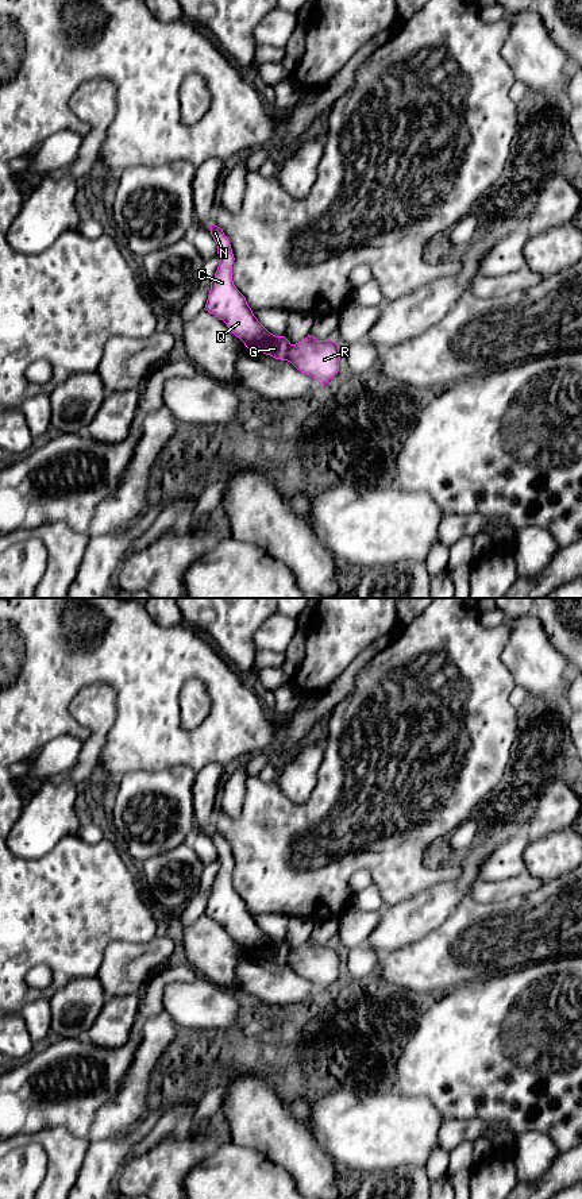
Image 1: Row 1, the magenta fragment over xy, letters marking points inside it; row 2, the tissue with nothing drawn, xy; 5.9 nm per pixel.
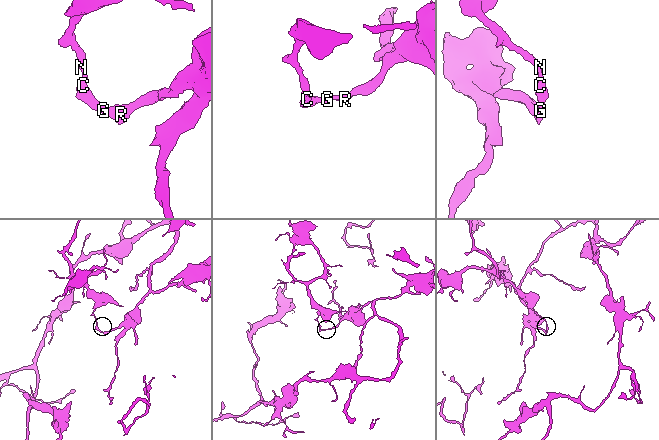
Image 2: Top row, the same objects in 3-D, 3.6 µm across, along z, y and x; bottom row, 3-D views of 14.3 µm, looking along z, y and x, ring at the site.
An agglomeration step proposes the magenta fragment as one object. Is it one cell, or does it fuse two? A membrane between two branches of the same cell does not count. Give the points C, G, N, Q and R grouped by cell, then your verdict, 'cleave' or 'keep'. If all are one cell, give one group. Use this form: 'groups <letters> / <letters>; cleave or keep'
groups C G N Q / R; cleave

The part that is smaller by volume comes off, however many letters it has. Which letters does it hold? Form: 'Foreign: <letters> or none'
Foreign: C, G, N, Q

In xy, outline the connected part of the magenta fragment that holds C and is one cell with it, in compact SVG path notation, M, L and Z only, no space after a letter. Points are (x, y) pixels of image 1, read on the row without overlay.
M211 829L209 834L217 849L220 868L211 887L204 914L223 925L247 953L286 965L290 947L285 941L270 938L254 921L246 902L236 894L232 886L235 863L228 843L215 829Z

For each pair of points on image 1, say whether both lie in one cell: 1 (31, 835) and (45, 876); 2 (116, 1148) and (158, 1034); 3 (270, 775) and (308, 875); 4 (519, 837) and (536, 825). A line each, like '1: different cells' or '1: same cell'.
1: different cells
2: different cells
3: different cells
4: different cells

